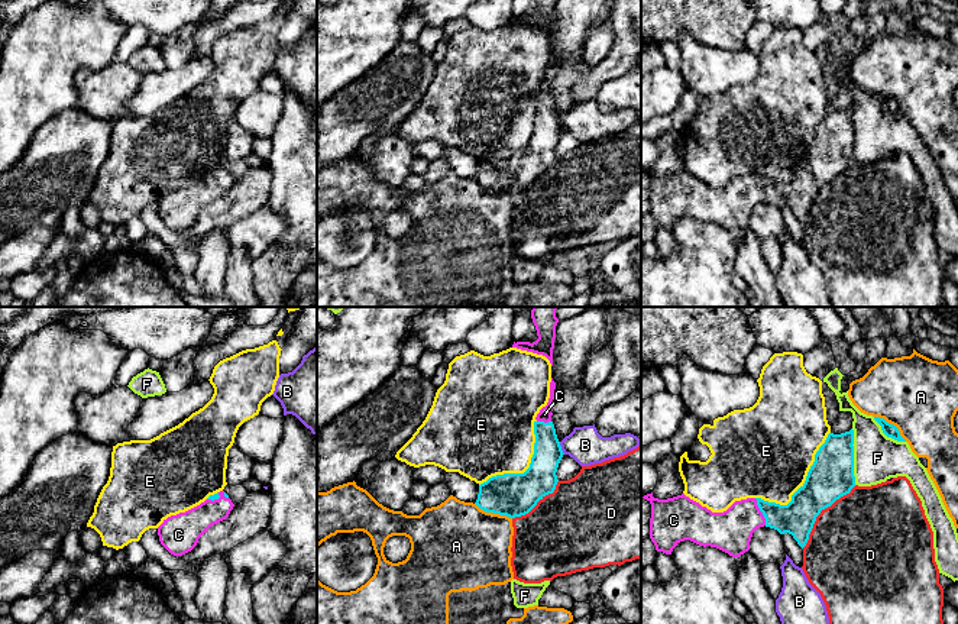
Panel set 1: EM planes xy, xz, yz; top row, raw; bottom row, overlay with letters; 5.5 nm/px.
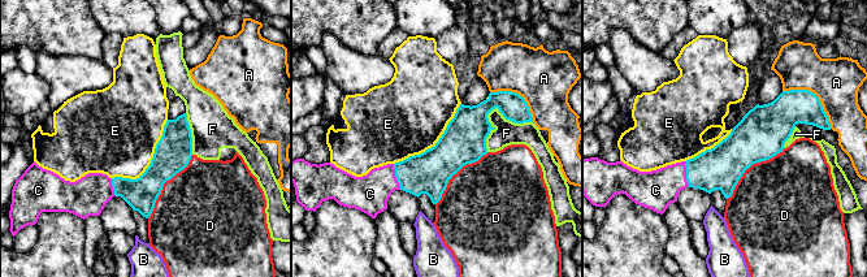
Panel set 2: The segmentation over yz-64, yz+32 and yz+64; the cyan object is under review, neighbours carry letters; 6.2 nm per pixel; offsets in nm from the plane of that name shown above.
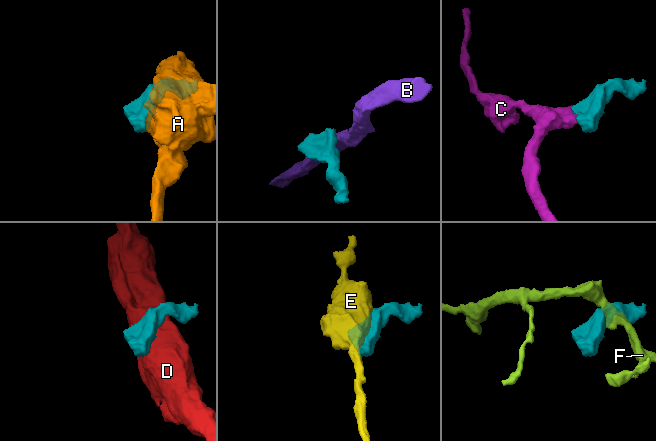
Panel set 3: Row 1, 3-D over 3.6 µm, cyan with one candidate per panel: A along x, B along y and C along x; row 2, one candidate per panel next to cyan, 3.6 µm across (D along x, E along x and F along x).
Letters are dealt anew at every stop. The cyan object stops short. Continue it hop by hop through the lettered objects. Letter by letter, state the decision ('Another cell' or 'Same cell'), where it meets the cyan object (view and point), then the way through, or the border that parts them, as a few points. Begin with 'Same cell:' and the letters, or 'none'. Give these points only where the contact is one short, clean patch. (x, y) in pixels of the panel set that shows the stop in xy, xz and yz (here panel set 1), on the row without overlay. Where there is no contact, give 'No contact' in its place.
Same cell: C
A: Another cell. Touches cyan at xz (494, 188)
B: Another cell. Touches cyan at xz (560, 123). Boundary: xz (559, 117), (565, 129)
C: Same cell. Touches cyan at yz (760, 186). Path across: yz (798, 193), (777, 193), (760, 186), (748, 190), (731, 207)
D: Another cell. Touches cyan at yz (819, 188)
E: Another cell. Touches cyan at yz (803, 159)
F: Another cell. Touches cyan at yz (853, 132)

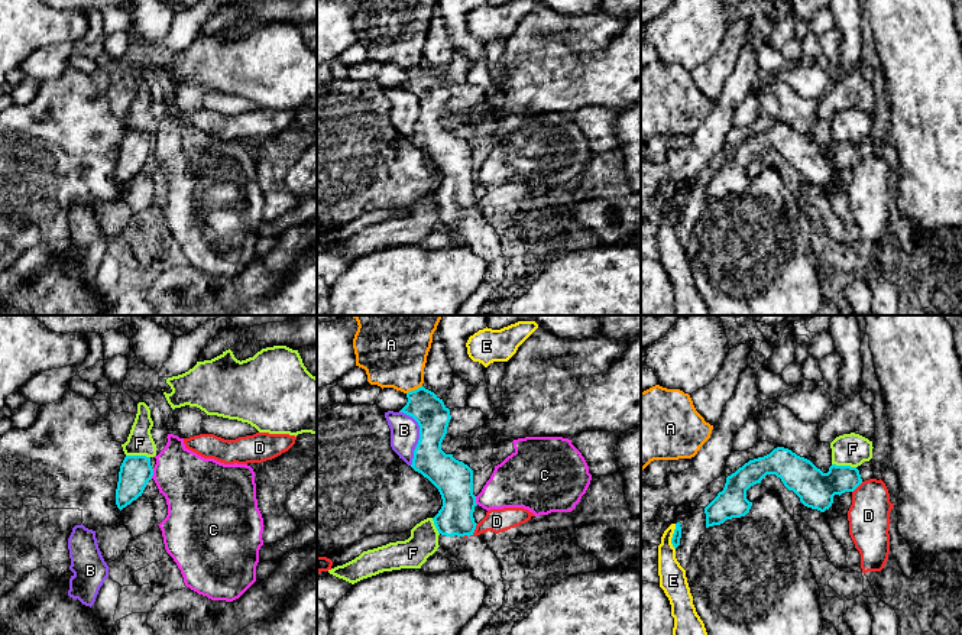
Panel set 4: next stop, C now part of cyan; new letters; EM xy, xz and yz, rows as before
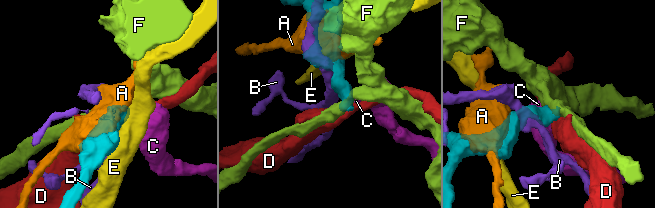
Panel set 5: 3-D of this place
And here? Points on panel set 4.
Same cell: none
A: Another cell. Touches cyan at xz (415, 65)
B: Another cell. Touches cyan at xz (420, 112)
C: Another cell. Touches cyan at xy (152, 149). Boundary: xy (154, 145), (151, 154)
D: Another cell. Touches cyan at xz (470, 210). Boundary: xz (478, 200), (469, 211), (462, 213)
E: Another cell. Touches cyan at yz (673, 213). Boundary: yz (676, 200), (671, 214), (674, 224)
F: Another cell. Touches cyan at xy (138, 132). Boundary: xy (126, 130), (145, 130), (149, 133)

